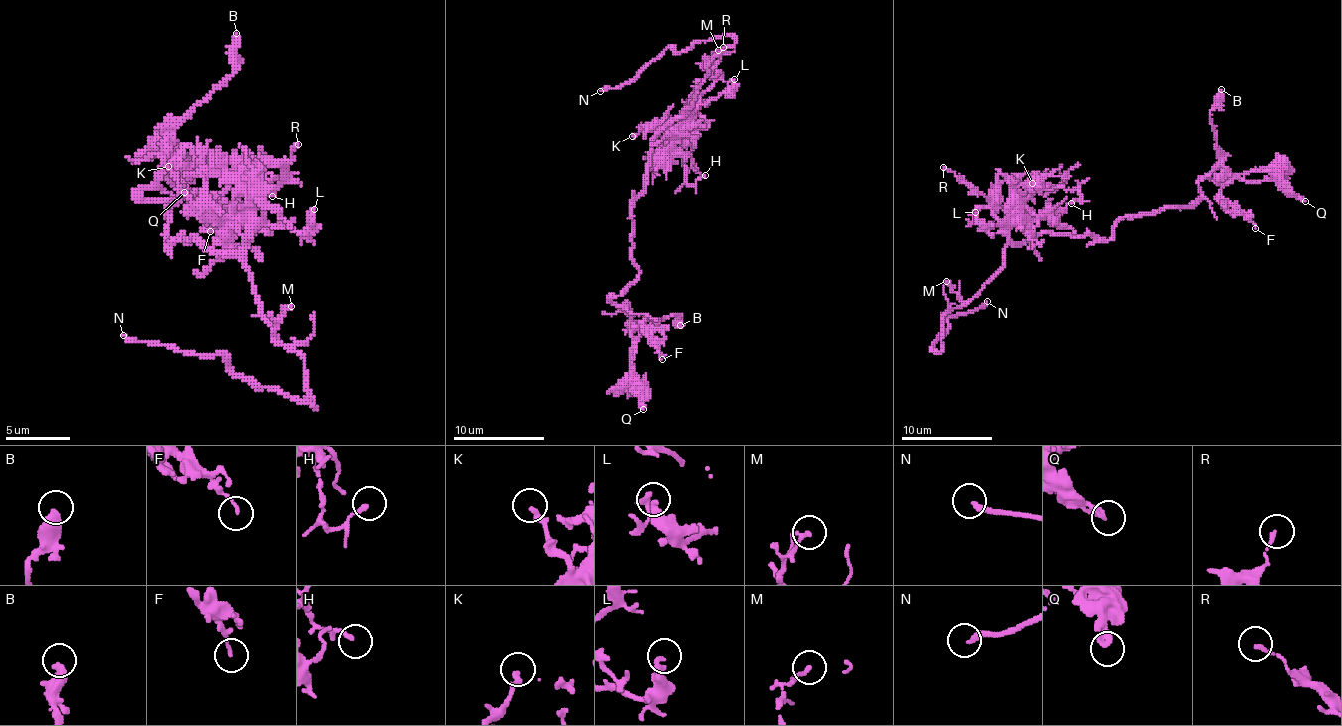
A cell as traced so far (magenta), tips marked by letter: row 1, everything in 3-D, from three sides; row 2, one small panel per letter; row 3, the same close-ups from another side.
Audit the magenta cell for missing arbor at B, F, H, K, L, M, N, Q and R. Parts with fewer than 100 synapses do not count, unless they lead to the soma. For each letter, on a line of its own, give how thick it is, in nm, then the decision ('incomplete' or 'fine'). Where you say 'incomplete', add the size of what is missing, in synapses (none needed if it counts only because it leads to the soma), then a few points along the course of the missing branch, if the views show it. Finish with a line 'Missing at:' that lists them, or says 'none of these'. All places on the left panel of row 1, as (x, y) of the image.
B: 480 nm | fine
F: 120 nm | fine
H: 170 nm | fine
K: 240 nm | fine
L: 340 nm | fine
M: 170 nm | fine
N: 240 nm | incomplete
Q: 260 nm | fine
R: 160 nm | fine
Missing at: N

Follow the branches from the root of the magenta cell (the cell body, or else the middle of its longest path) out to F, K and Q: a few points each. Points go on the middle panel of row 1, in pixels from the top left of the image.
F: (659, 134), (646, 191), (632, 209), (639, 275), (611, 302), (627, 305), (630, 325), (641, 325), (662, 359)
K: (659, 134), (664, 129), (671, 132), (652, 129), (646, 125), (632, 136)
Q: (659, 134), (646, 191), (632, 209), (639, 275), (611, 300), (627, 305), (632, 380), (643, 409)

